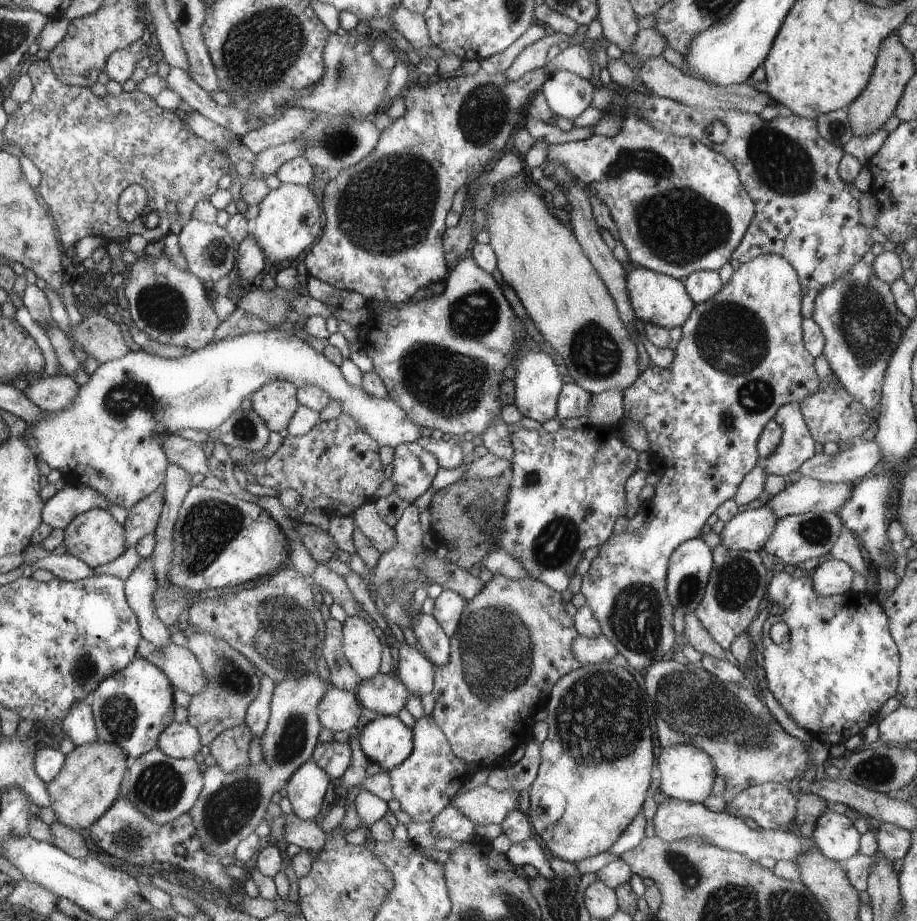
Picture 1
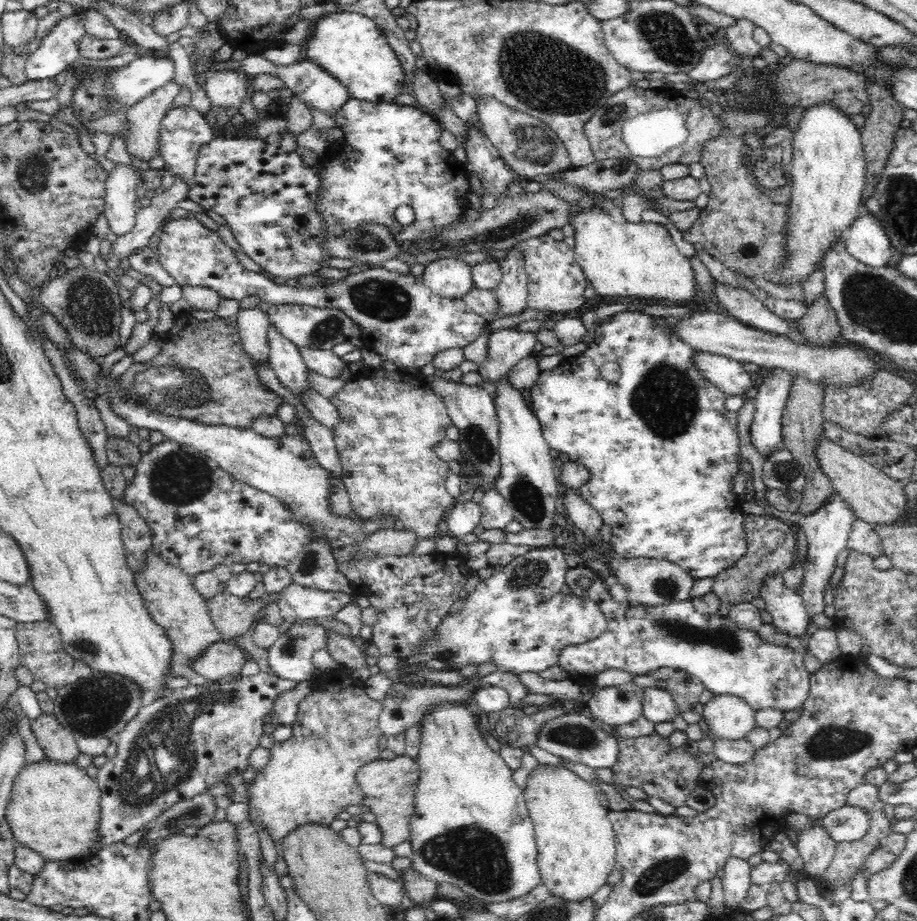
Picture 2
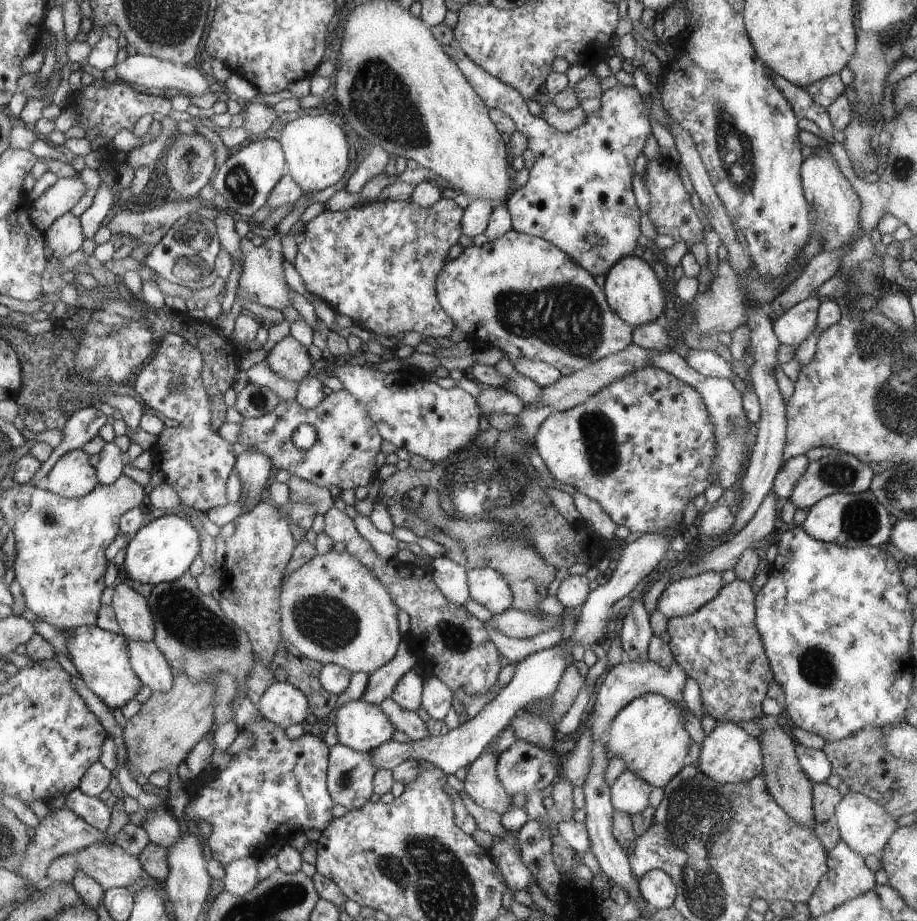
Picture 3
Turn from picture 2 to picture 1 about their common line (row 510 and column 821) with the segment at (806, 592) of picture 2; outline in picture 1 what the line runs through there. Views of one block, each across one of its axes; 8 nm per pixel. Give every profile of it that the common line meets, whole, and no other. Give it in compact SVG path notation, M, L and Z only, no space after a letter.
M829 810L817 820L812 839L824 856L842 863L858 854L858 846L861 846L854 824L844 814Z

